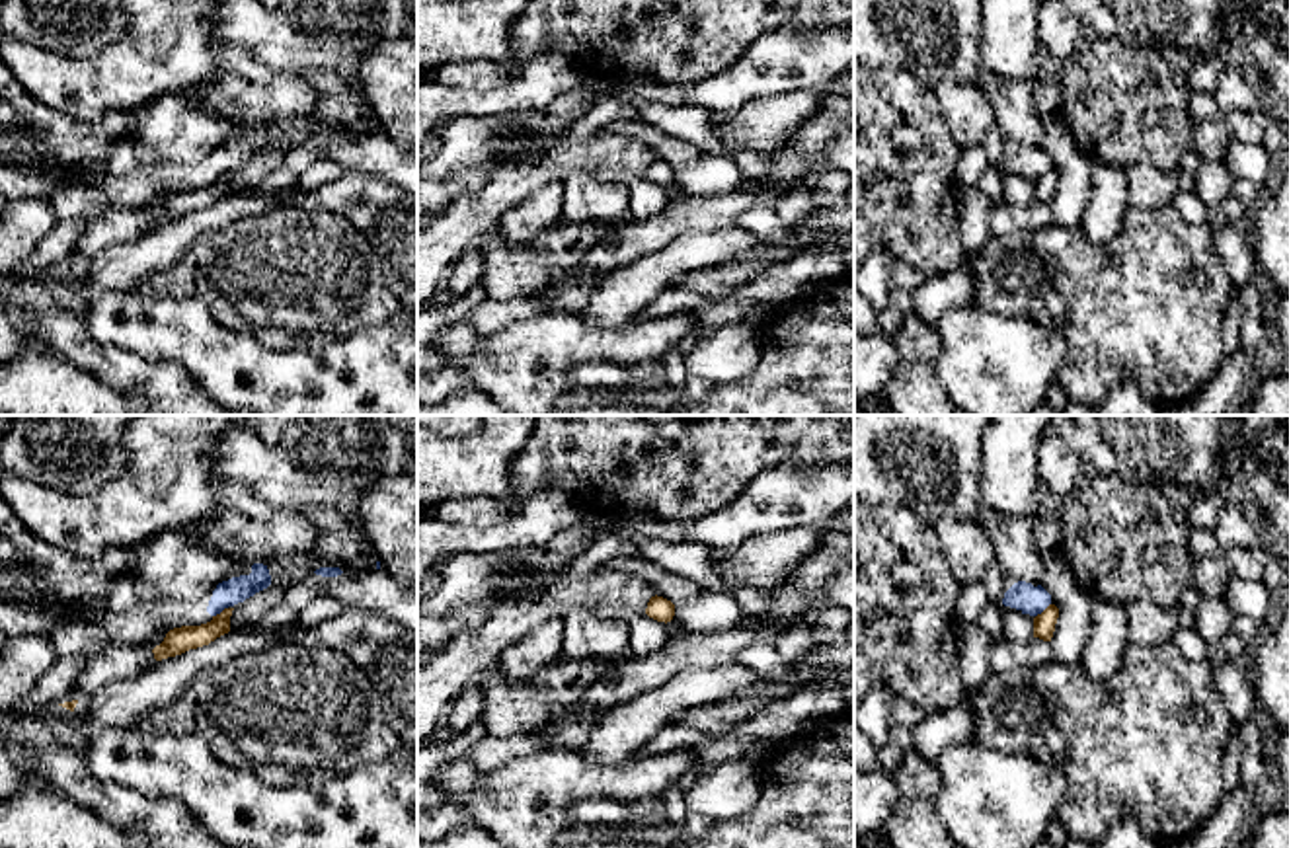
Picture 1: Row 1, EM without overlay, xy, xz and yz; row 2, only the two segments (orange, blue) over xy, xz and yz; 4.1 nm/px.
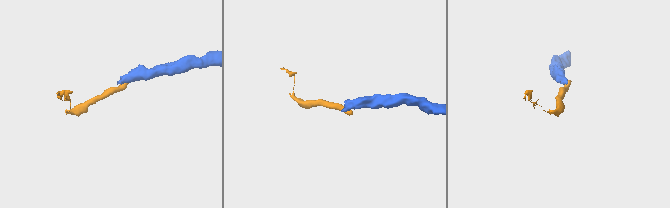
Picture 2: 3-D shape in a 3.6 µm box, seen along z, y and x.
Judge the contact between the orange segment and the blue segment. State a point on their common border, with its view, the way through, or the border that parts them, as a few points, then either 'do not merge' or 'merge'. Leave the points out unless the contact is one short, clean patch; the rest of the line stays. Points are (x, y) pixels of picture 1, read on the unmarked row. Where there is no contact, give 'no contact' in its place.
meets orange in xy at (221, 176); border along xy (227, 170), (213, 180); do not merge

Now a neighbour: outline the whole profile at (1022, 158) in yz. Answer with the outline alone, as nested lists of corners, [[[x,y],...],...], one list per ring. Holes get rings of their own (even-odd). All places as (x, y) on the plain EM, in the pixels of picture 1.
[[[1004,138],[1004,173],[1028,177],[1034,183],[1049,168],[1053,168],[1051,158],[1041,148],[1032,148]]]

